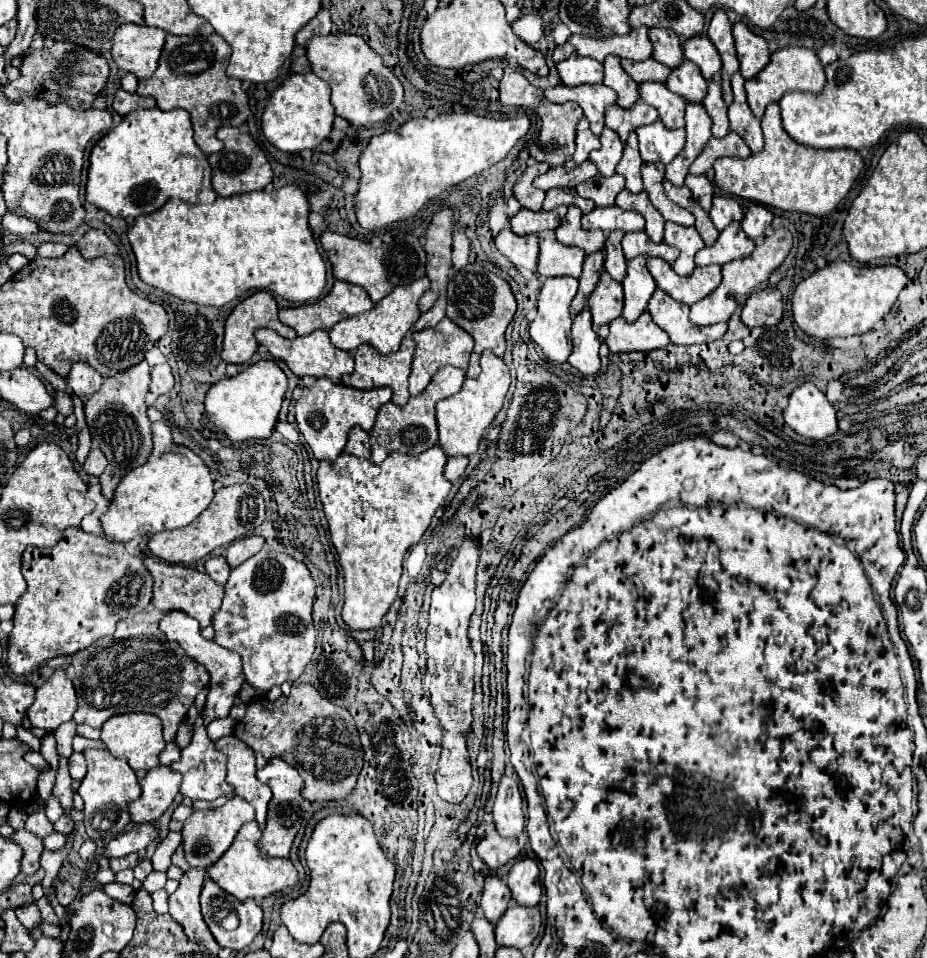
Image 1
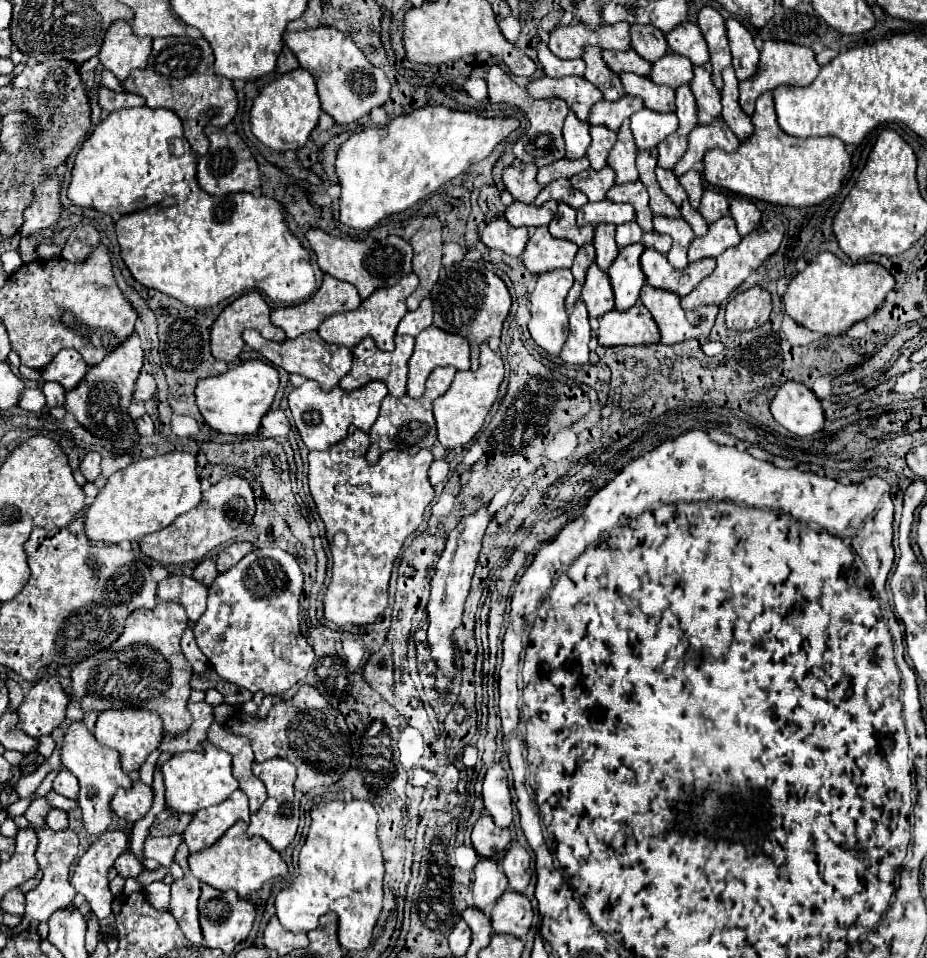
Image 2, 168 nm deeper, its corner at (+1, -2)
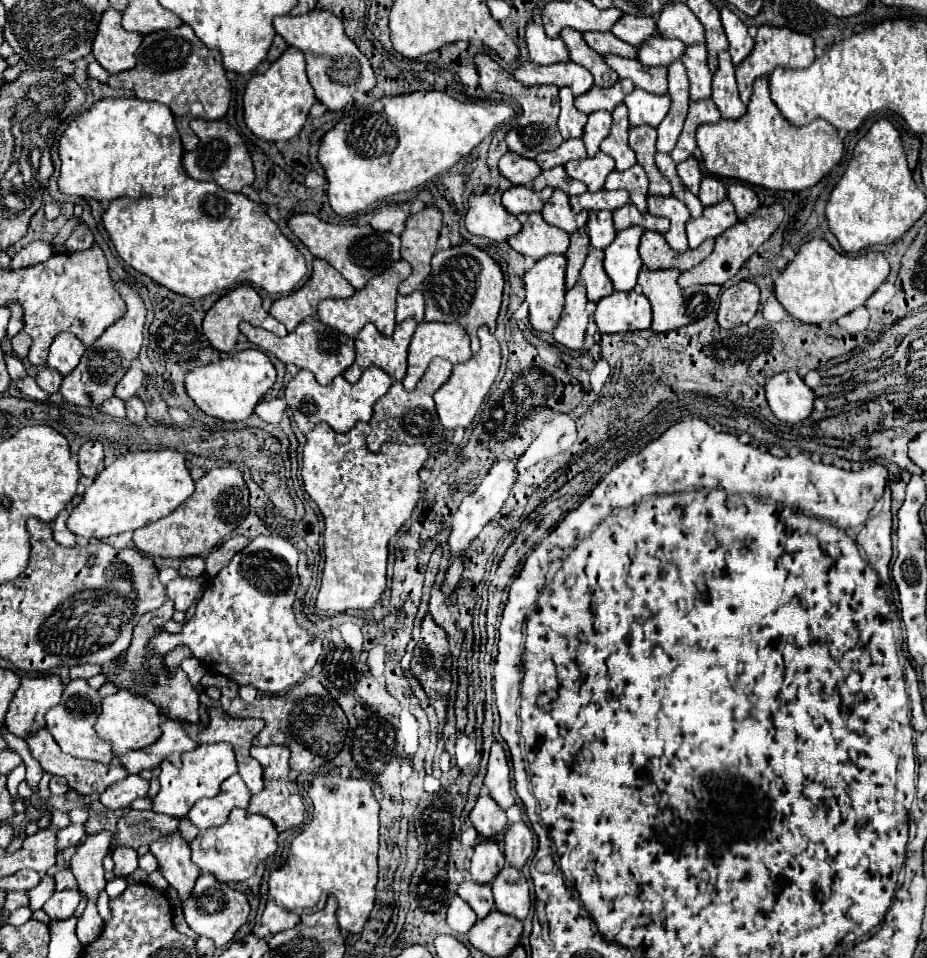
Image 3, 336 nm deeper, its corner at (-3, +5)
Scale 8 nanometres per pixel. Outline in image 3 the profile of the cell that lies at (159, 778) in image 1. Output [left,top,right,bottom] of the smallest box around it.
[101,775,149,809]

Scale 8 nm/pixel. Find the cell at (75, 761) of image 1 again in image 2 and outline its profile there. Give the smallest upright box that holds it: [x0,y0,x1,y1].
[53,772,79,800]

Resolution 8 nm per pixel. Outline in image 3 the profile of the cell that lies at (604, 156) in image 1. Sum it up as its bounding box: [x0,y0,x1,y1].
[583,111,611,157]

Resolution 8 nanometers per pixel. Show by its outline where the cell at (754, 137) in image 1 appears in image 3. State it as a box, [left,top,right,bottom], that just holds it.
[713,53,745,119]

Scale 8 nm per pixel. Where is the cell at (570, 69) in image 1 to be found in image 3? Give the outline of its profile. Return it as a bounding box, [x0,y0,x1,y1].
[527,21,571,65]

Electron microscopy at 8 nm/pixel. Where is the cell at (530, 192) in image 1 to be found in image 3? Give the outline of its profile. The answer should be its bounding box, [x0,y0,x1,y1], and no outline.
[499,153,541,185]

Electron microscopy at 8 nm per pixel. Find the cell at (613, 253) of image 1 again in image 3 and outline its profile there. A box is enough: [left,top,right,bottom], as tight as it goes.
[589,211,615,249]

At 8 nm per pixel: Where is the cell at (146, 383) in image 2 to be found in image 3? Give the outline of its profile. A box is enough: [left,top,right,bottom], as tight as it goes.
[115,367,147,399]

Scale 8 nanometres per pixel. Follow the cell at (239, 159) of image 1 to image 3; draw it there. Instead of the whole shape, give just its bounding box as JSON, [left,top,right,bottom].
[183,119,255,191]

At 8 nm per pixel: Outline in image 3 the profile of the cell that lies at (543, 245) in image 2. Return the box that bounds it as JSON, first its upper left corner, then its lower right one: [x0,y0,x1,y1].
[507,213,569,261]

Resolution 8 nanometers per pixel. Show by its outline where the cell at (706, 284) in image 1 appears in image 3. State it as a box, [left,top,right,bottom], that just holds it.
[639,231,715,273]

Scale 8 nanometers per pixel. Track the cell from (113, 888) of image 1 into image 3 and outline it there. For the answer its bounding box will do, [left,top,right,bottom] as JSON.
[71,831,111,905]

